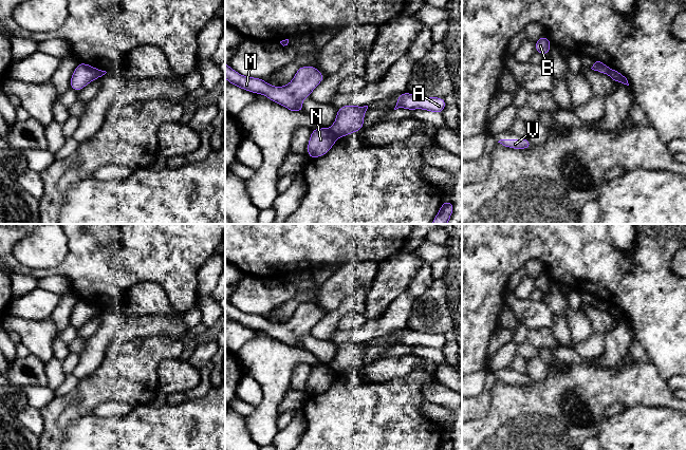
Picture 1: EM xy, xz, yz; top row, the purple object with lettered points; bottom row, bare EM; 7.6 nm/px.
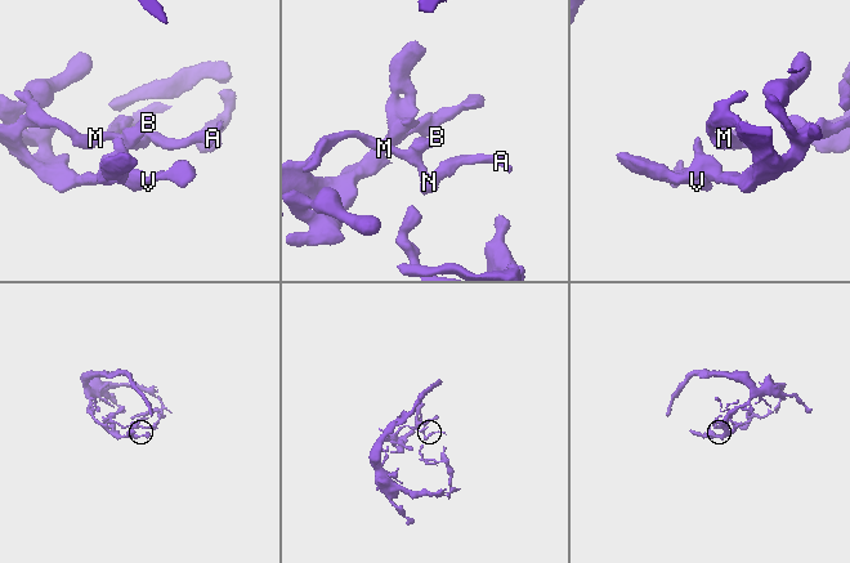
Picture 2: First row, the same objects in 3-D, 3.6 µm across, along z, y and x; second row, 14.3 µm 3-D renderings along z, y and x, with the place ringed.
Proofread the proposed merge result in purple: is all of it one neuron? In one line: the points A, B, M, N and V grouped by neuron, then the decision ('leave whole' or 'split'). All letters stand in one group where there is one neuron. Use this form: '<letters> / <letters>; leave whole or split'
A / B M N V; split

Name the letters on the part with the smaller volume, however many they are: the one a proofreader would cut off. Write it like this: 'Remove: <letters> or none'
Remove: A

